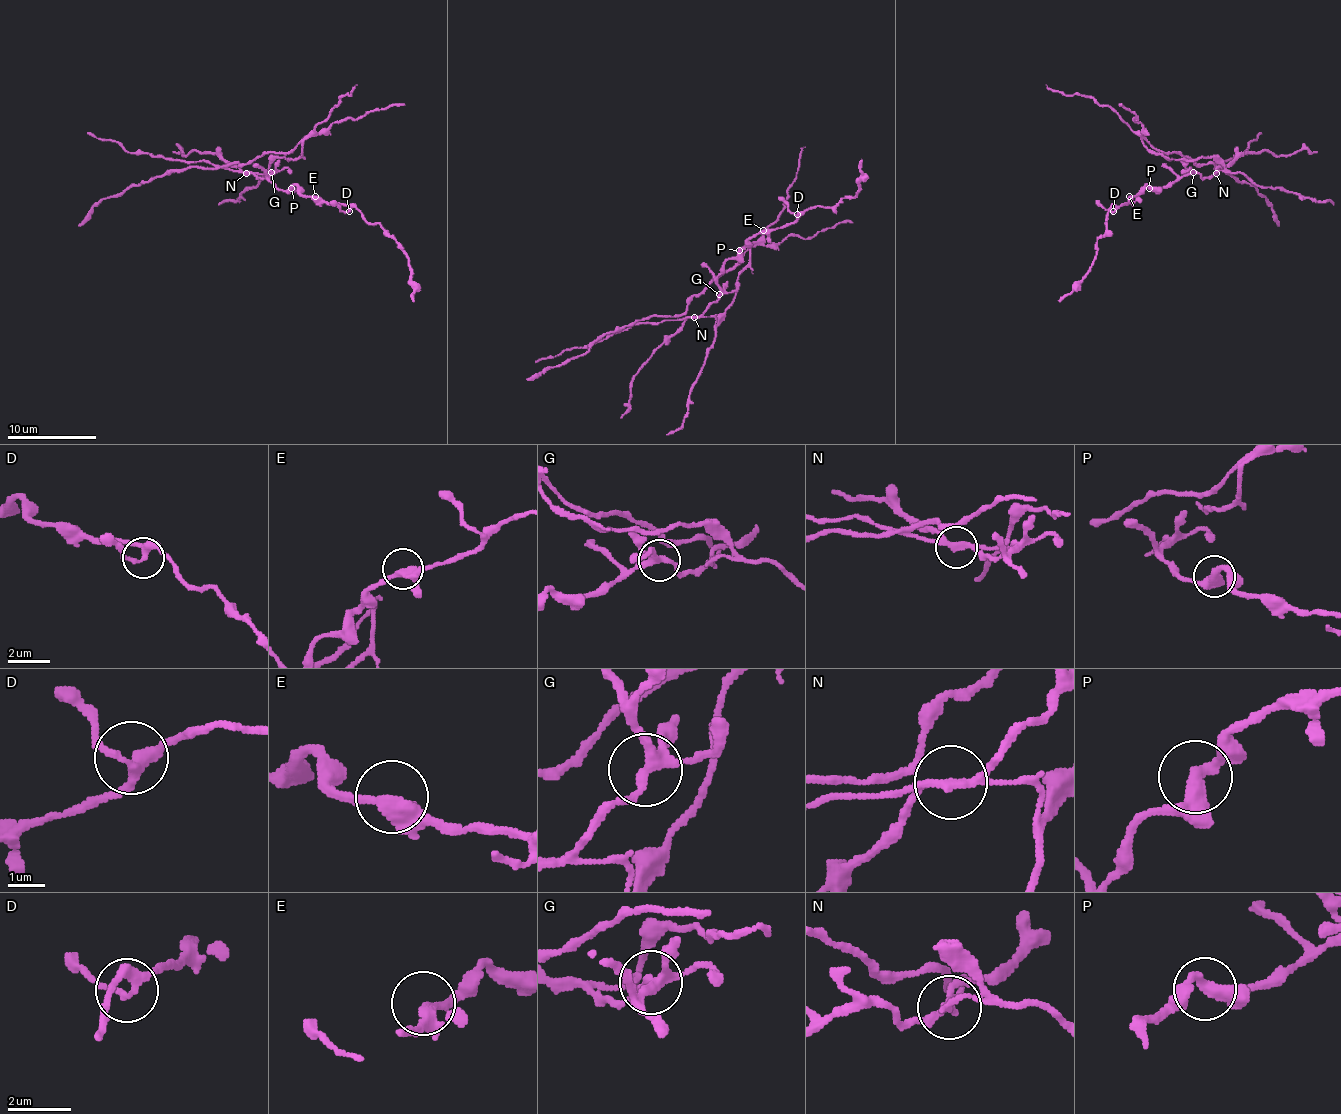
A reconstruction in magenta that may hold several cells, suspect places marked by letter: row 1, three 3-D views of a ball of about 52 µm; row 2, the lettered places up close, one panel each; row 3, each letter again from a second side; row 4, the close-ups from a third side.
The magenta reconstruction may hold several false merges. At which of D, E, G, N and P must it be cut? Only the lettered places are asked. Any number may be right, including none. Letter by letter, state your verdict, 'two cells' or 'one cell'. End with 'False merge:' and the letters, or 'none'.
D: one cell
E: one cell
G: one cell
N: two cells
P: one cell
False merge: N

